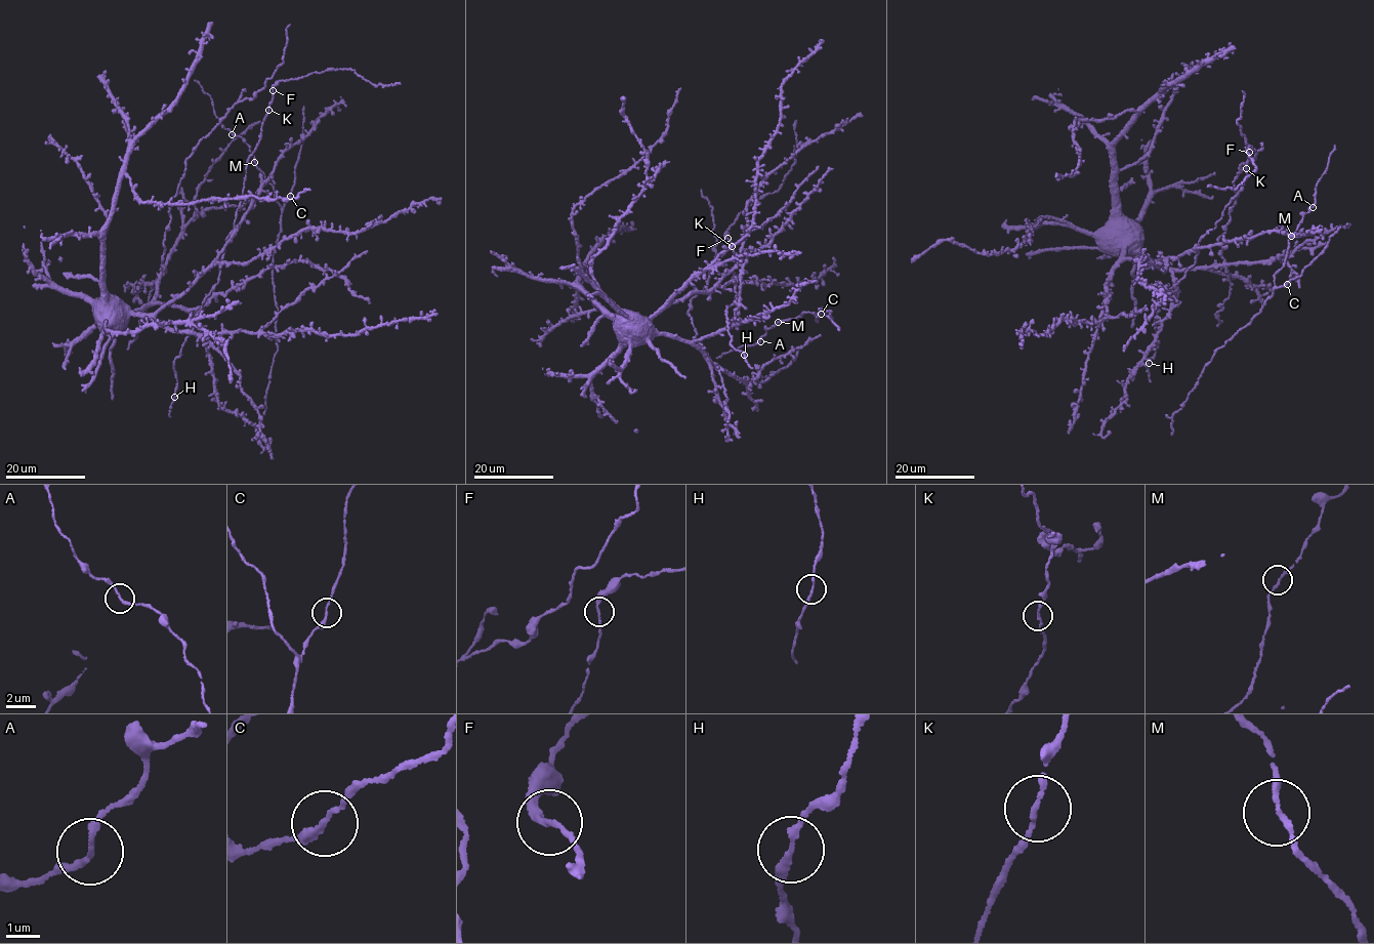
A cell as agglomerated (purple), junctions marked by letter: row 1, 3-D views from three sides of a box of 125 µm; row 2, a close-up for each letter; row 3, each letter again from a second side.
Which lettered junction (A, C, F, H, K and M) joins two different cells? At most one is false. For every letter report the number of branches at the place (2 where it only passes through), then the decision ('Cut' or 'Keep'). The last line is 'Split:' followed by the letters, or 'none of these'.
A: Branches: 2. Keep
C: Branches: 2. Keep
F: Branches: 2. Keep
H: Branches: 2. Keep
K: Branches: 2. Keep
M: Branches: 2. Keep
Split: none of these

